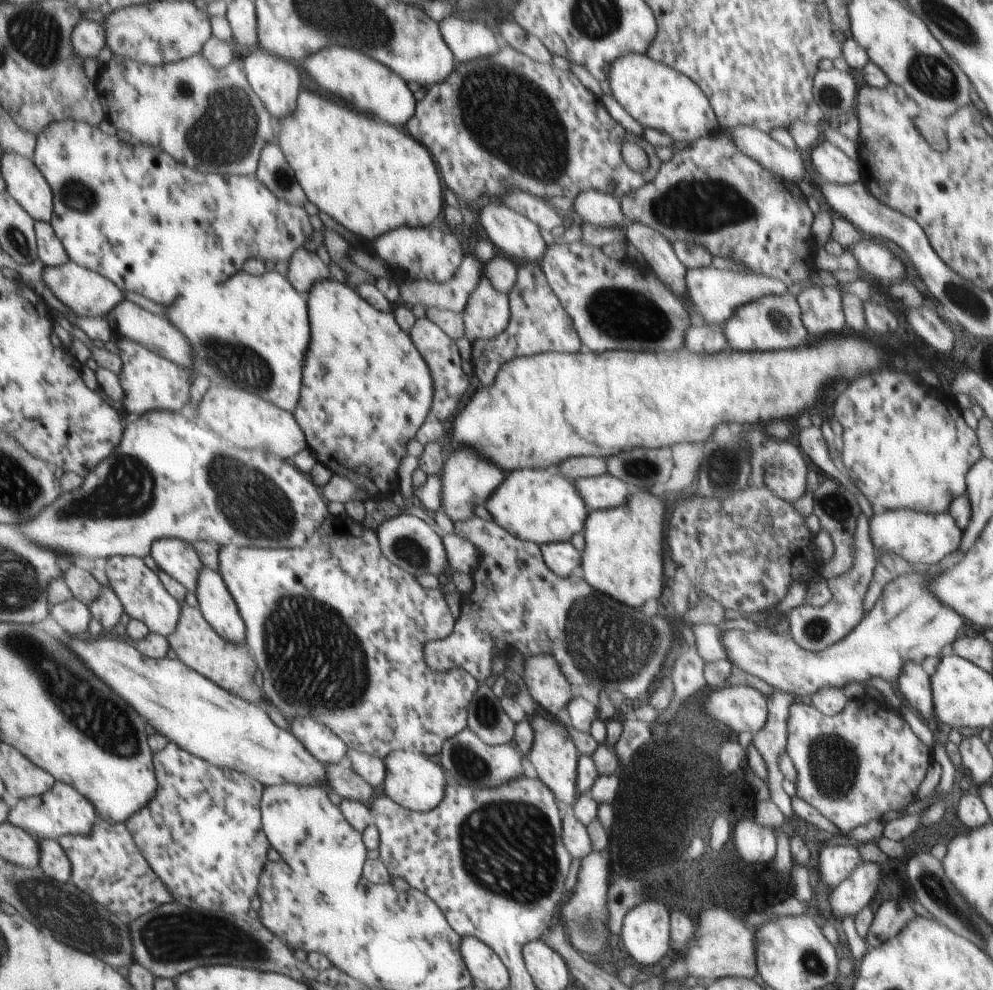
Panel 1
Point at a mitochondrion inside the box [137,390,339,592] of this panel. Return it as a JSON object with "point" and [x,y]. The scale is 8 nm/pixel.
{"point":[252,519]}

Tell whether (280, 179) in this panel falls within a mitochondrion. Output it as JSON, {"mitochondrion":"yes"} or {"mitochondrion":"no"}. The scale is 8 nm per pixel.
{"mitochondrion":"yes"}

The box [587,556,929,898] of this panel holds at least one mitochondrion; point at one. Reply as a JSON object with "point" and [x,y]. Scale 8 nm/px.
{"point":[833,763]}

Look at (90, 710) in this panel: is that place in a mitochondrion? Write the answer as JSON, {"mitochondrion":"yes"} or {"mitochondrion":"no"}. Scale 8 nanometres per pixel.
{"mitochondrion":"yes"}

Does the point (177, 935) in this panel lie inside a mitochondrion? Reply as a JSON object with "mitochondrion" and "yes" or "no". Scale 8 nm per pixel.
{"mitochondrion":"yes"}

